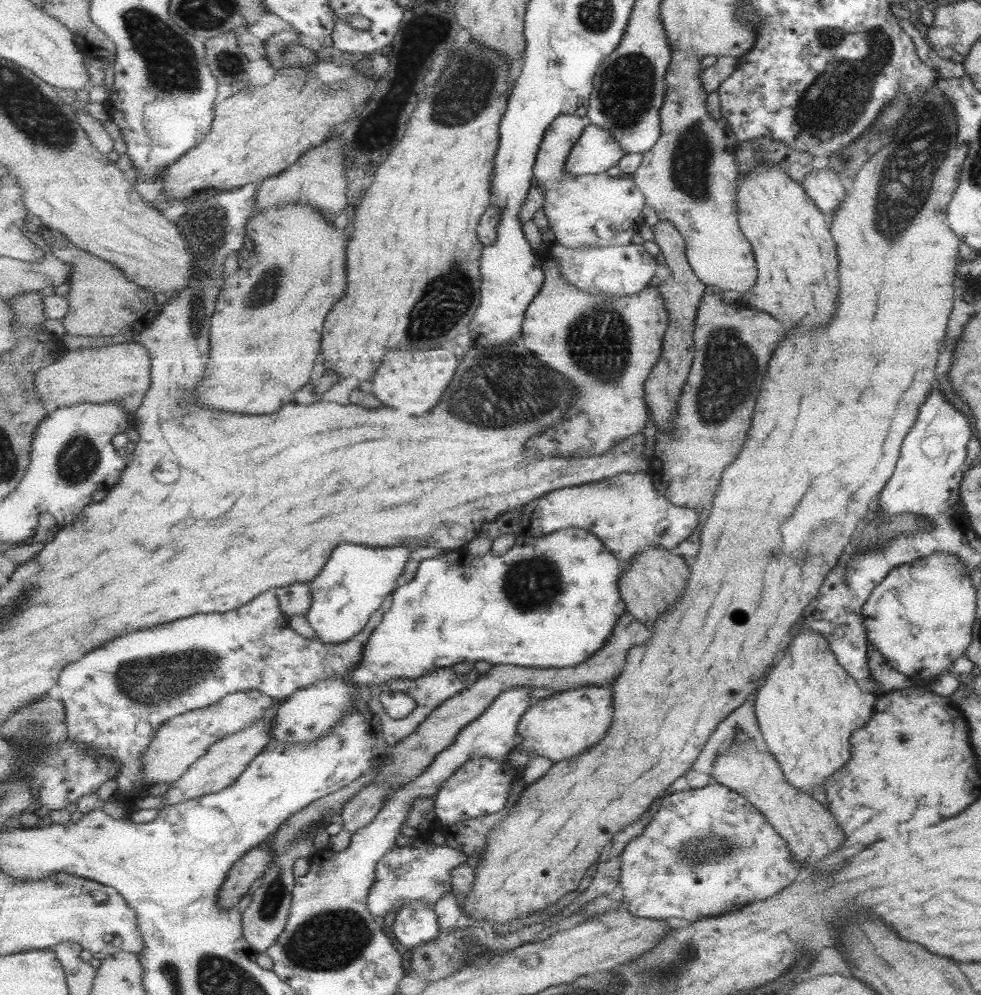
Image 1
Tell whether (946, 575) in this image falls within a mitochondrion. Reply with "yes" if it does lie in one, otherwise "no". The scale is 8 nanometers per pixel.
no

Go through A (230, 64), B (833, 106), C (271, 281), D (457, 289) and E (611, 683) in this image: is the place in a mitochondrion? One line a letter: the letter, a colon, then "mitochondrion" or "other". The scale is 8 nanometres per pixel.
A: mitochondrion
B: mitochondrion
C: mitochondrion
D: mitochondrion
E: other

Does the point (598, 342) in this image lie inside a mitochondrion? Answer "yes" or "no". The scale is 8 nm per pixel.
yes

